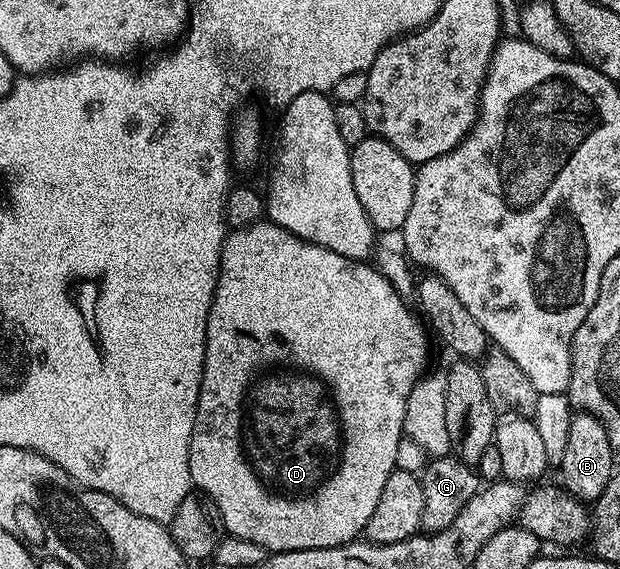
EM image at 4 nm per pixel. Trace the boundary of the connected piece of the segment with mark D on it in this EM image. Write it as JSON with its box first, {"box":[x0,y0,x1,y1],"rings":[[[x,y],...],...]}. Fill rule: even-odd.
{"box":[189,221,426,552],"rings":[[[268,221],[252,223],[247,228],[226,234],[225,244],[221,246],[221,272],[207,317],[204,382],[207,384],[208,394],[210,391],[211,394],[217,395],[221,391],[222,403],[218,407],[209,407],[206,411],[204,408],[197,412],[189,446],[189,478],[192,486],[203,493],[204,498],[215,508],[220,526],[225,526],[224,530],[228,534],[243,541],[255,541],[255,545],[264,547],[266,552],[323,549],[340,543],[354,542],[364,532],[371,513],[375,511],[379,493],[383,491],[387,477],[391,477],[395,470],[395,453],[403,436],[404,409],[408,395],[426,370],[426,328],[415,314],[414,308],[408,307],[409,303],[395,291],[387,277],[381,275],[376,266],[368,267],[369,265],[368,262],[348,259],[314,243],[308,243],[279,224]],[[289,363],[318,375],[329,386],[329,395],[296,395],[295,392],[289,391]],[[245,367],[249,371],[257,367],[258,373],[261,374],[257,379],[257,391],[261,396],[257,399],[257,412],[249,419],[250,427],[245,427],[240,411],[241,394],[245,391]]]}

